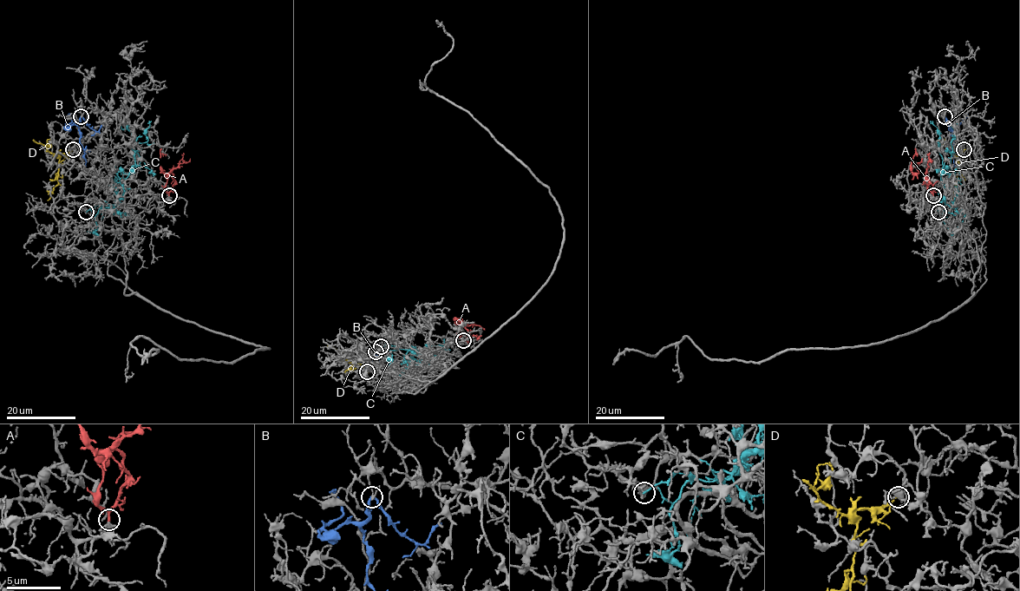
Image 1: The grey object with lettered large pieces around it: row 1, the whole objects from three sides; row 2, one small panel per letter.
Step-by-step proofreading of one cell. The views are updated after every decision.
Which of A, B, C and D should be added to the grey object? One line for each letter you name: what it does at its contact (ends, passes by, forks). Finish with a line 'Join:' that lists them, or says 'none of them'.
A: it passes by
Join: A

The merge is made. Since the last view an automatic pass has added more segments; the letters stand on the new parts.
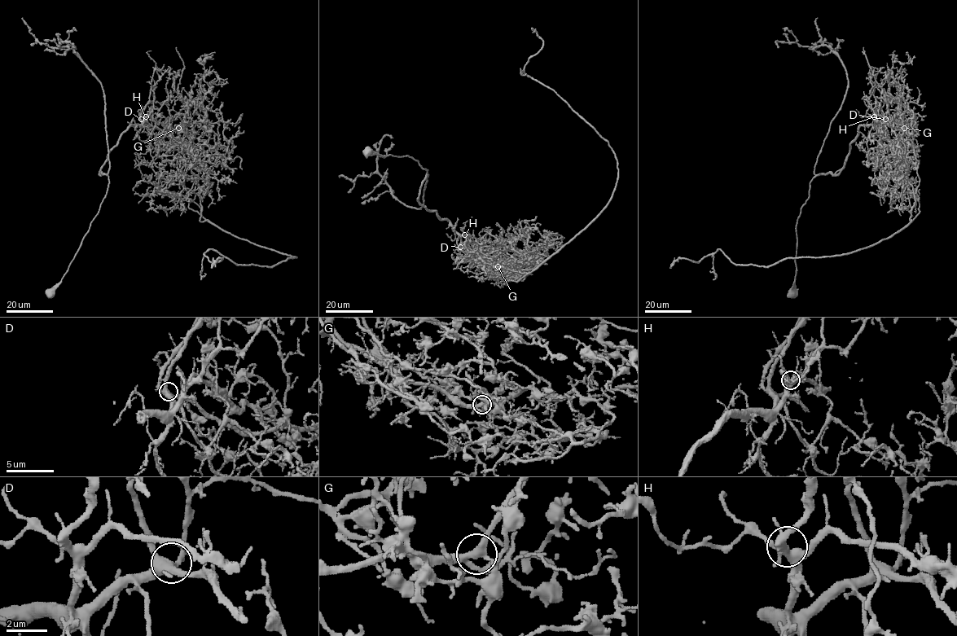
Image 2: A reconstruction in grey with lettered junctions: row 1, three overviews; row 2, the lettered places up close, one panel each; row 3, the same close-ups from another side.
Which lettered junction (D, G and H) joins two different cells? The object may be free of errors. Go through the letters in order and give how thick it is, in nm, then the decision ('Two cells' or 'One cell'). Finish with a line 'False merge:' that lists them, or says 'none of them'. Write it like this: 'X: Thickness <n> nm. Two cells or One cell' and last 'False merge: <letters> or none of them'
D: Thickness 420 nm. One cell
G: Thickness 280 nm. Two cells
H: Thickness 360 nm. One cell
False merge: G

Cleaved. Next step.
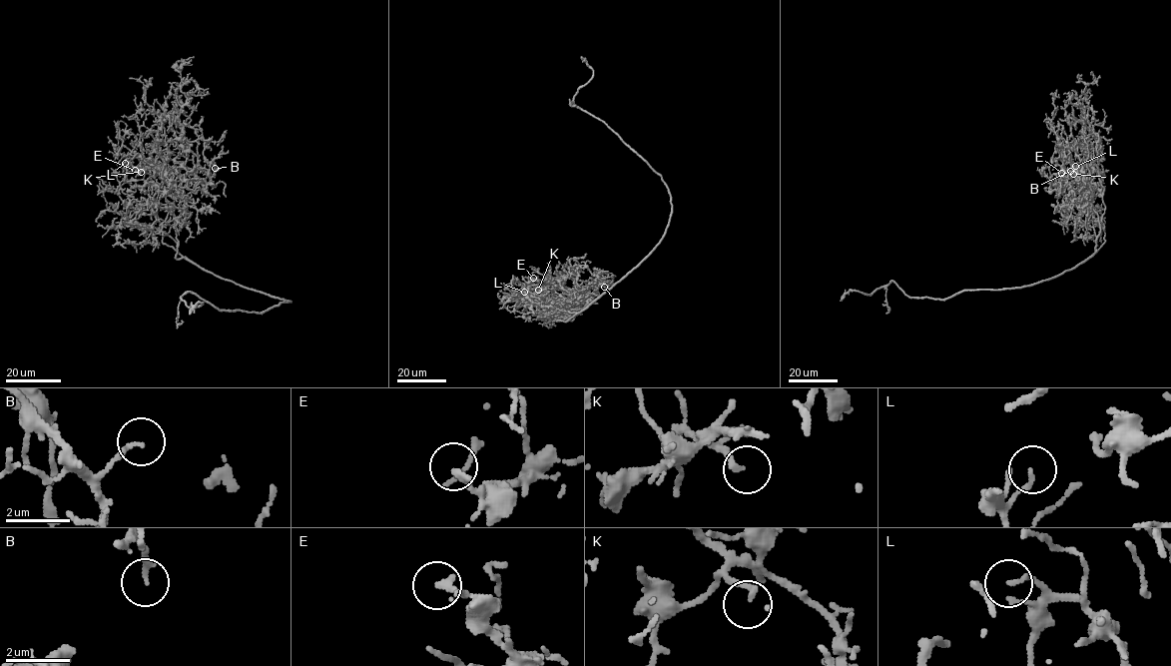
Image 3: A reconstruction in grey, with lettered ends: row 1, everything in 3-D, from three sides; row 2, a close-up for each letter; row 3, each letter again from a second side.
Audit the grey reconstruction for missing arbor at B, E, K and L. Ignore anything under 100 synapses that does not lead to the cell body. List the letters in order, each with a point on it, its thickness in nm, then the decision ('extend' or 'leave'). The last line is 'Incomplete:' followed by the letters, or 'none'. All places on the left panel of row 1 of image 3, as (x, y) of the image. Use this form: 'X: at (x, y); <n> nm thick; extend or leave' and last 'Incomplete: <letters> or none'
B: at (215, 168); 150 nm thick; leave
E: at (135, 170); 220 nm thick; leave
K: at (141, 172); 170 nm thick; leave
L: at (125, 163); 130 nm thick; leave
Incomplete: none

